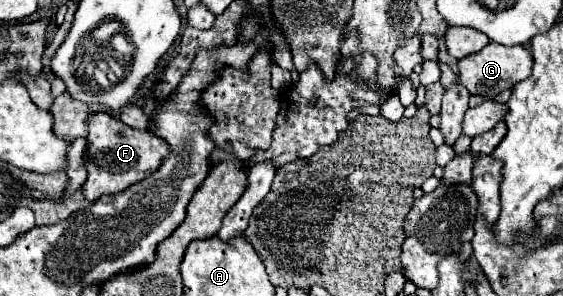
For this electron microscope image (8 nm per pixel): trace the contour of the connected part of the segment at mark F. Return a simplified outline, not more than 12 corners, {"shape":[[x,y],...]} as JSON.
{"shape":[[109,113],[89,117],[83,197],[135,185],[169,145]]}

